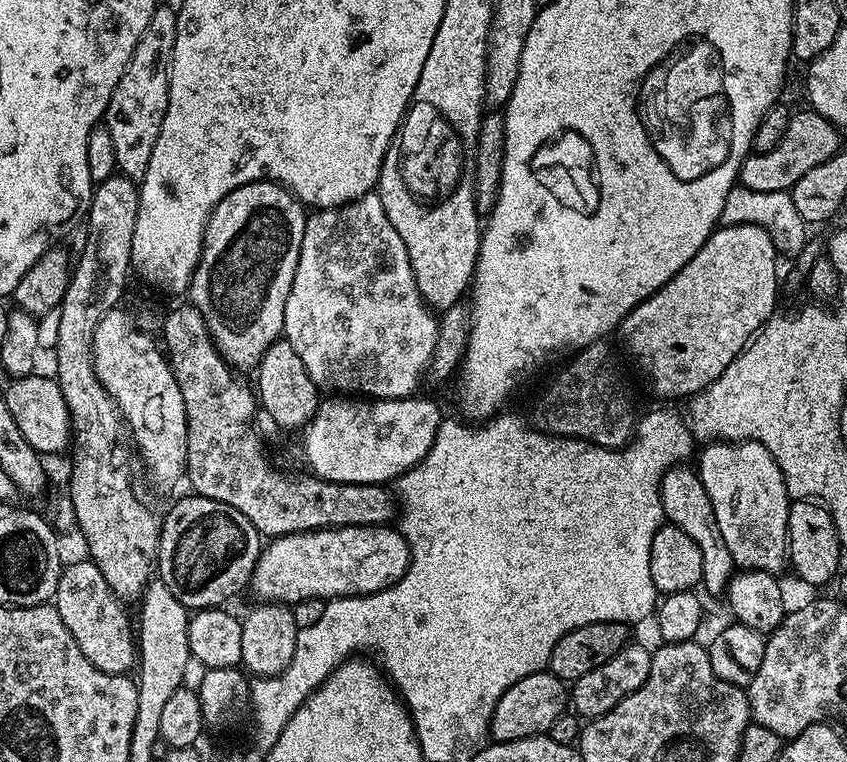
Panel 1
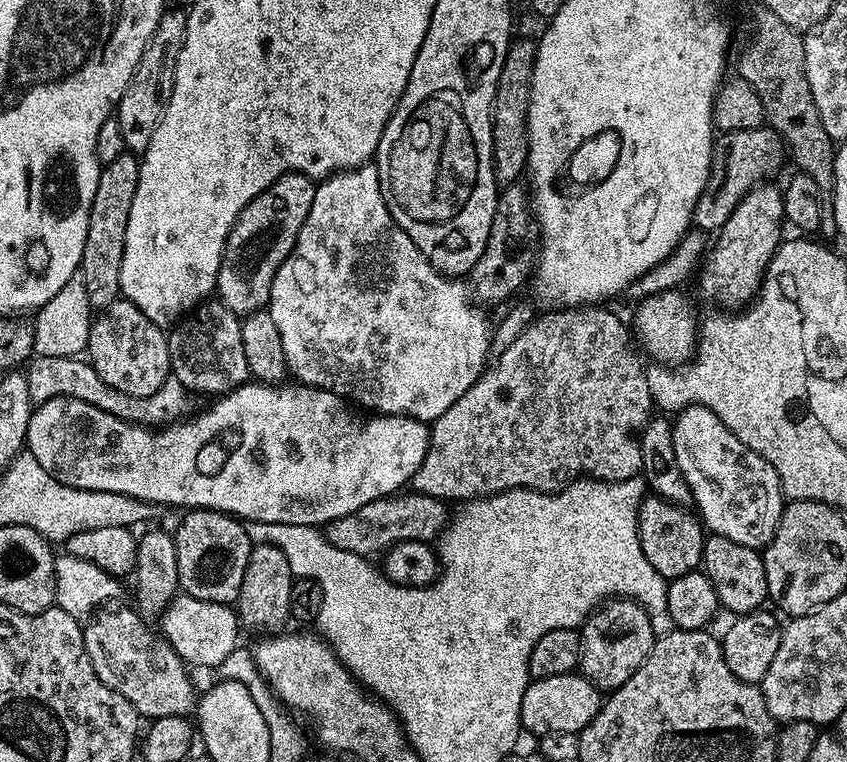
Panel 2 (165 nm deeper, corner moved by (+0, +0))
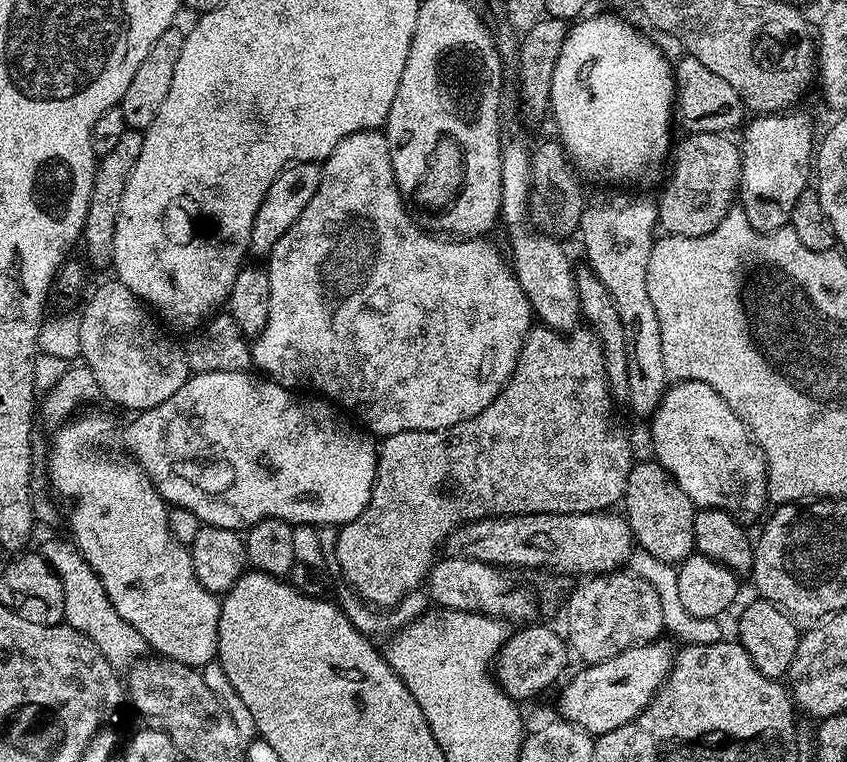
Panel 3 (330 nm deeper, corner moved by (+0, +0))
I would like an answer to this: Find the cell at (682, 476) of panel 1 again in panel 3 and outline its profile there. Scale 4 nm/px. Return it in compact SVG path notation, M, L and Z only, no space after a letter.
M612 192L609 196L596 196L587 201L582 214L579 235L584 236L584 252L588 255L587 267L610 290L610 298L618 306L618 318L622 318L622 330L626 330L626 350L628 351L628 394L626 403L636 416L651 418L656 407L662 402L664 393L670 387L666 374L666 362L662 362L662 330L658 326L658 314L654 302L650 302L648 289L648 267L652 246L658 236L658 204L648 196L635 196L632 192Z

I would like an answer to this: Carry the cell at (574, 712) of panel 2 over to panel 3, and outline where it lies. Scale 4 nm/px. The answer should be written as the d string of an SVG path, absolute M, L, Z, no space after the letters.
M668 638L636 644L630 650L622 650L622 654L614 654L614 658L606 658L606 662L581 667L581 672L560 692L559 715L589 732L593 738L610 734L610 730L618 730L618 726L626 726L626 722L633 720L656 697L656 692L668 678L668 672L674 663L674 647L672 648L671 639L664 639Z

